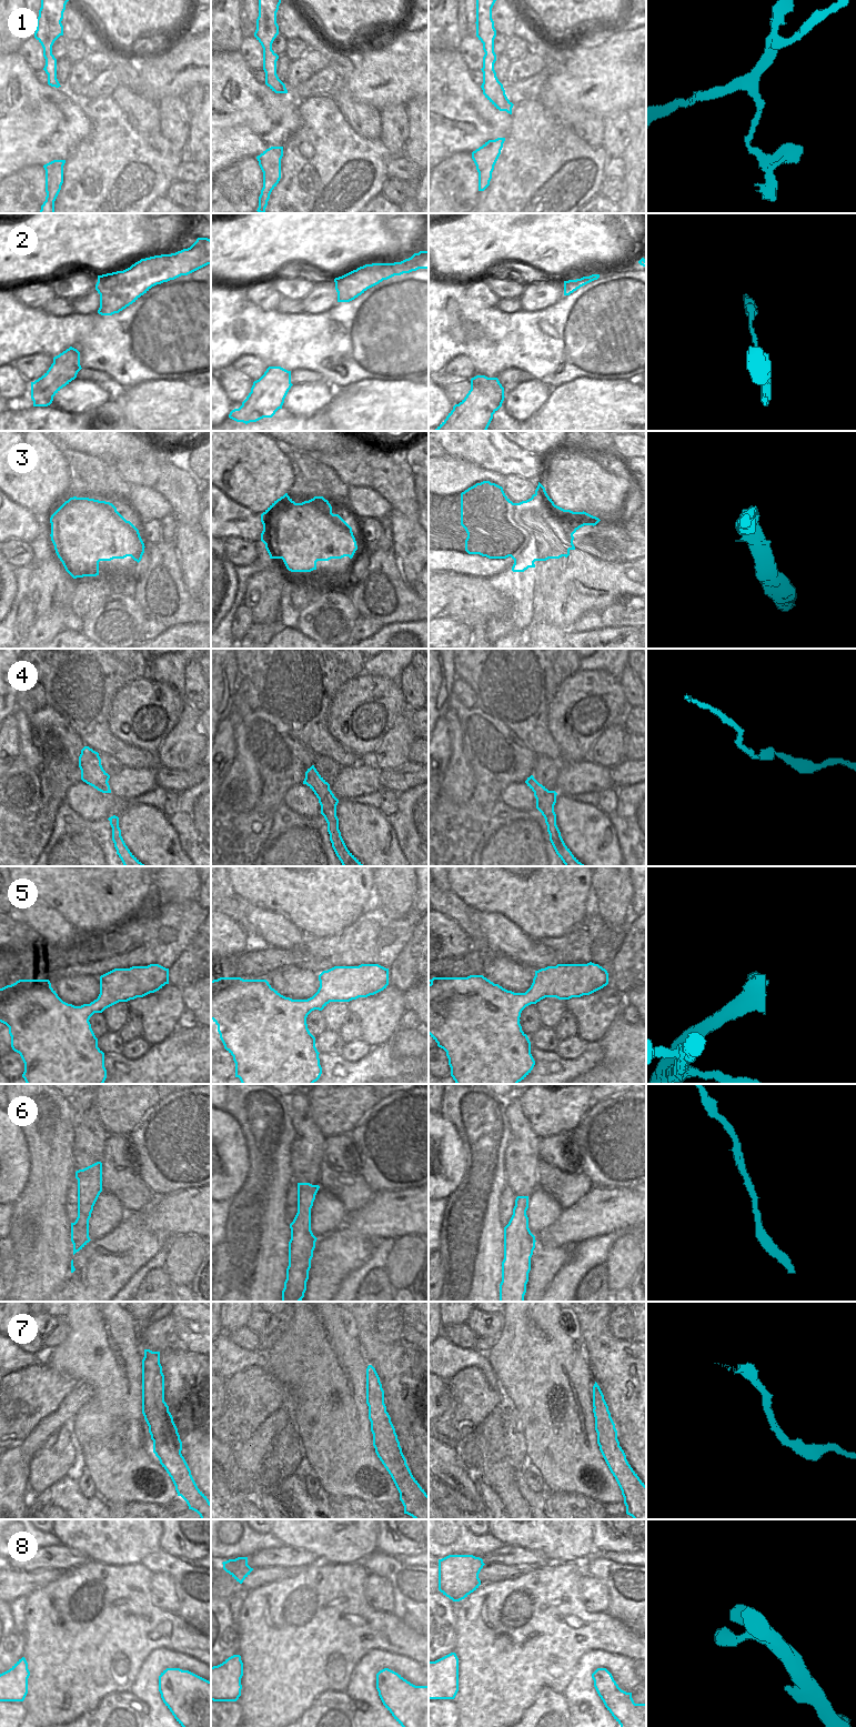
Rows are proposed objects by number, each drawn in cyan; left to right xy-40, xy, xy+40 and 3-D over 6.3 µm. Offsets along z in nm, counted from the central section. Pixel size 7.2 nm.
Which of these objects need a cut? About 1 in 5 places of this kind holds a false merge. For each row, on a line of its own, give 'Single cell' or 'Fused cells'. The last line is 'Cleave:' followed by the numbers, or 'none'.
1: Single cell
2: Single cell
3: Single cell
4: Single cell
5: Single cell
6: Single cell
7: Single cell
8: Single cell
Cleave: none.

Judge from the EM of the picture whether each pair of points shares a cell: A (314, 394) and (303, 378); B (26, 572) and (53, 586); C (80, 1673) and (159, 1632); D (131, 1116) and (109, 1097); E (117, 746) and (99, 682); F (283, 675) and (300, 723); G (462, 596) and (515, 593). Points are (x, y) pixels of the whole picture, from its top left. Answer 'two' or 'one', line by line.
A: two
B: two
C: one
D: one
E: one
F: one
G: one

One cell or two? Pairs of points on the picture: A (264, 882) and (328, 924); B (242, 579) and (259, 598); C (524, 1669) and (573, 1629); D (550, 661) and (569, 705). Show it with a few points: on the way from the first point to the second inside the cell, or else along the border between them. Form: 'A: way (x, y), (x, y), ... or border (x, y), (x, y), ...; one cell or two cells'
A: way (280, 882), (285, 882), (312, 909); one cell
B: border (268, 568), (248, 580), (245, 592), (234, 606); two cells
C: way (536, 1657), (561, 1633); one cell
D: border (580, 670), (574, 672), (561, 685), (547, 709); two cells

